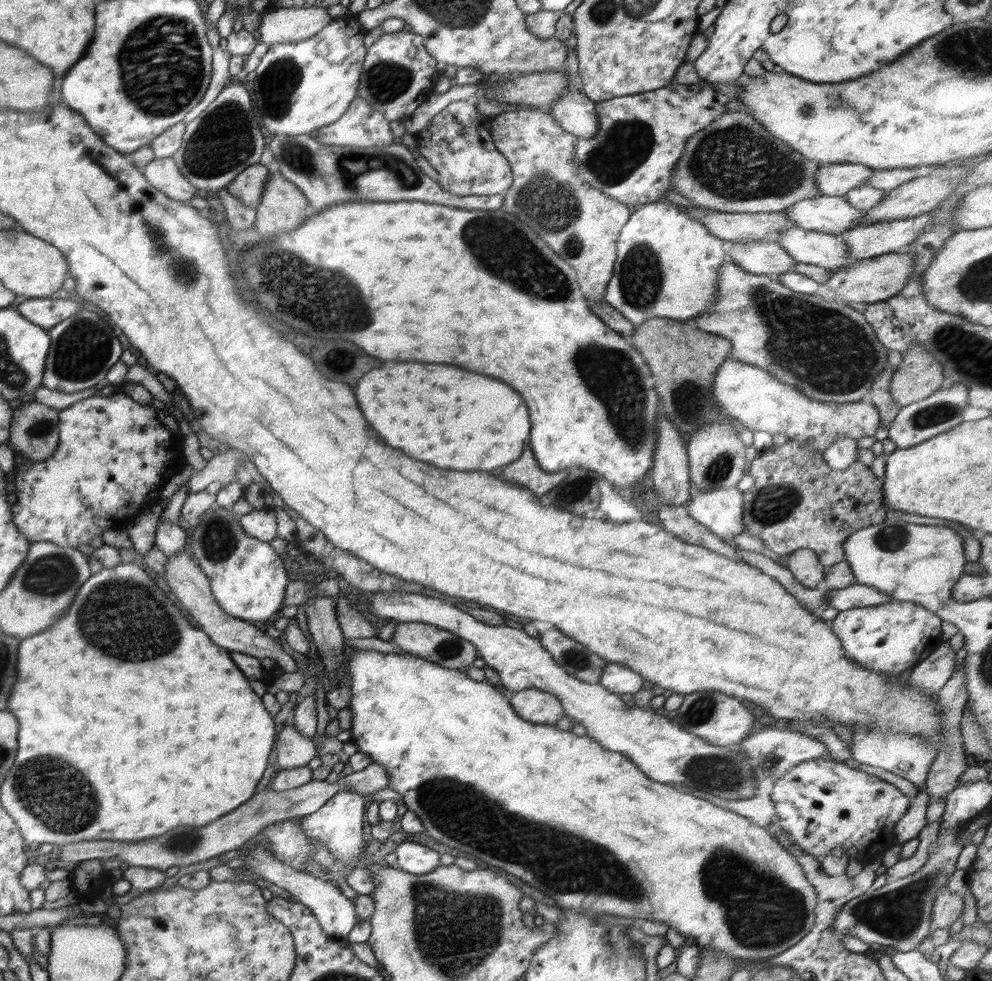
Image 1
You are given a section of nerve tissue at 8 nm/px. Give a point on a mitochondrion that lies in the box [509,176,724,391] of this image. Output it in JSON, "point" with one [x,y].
{"point":[641,278]}

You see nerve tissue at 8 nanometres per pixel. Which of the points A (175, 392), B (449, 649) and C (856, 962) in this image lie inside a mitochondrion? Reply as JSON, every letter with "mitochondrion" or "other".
{"A":"other","B":"mitochondrion","C":"other"}

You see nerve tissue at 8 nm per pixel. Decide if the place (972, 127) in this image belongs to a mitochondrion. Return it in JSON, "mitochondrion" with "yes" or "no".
{"mitochondrion":"no"}

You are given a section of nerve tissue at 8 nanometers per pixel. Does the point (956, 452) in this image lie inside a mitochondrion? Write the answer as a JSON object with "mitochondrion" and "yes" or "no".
{"mitochondrion":"no"}

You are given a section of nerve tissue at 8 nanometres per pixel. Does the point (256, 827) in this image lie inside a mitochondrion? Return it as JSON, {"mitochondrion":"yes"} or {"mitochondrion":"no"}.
{"mitochondrion":"no"}

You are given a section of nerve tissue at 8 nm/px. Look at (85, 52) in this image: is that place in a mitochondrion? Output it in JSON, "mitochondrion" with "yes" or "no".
{"mitochondrion":"no"}

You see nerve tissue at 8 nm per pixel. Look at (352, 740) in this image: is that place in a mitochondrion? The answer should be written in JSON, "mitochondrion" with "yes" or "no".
{"mitochondrion":"no"}

